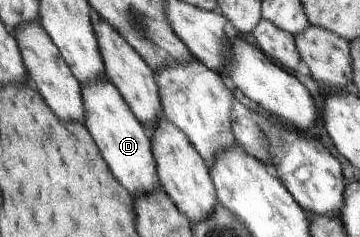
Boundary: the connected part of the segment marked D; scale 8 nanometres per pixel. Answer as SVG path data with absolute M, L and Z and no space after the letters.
M105 75L96 82L81 86L86 115L84 126L90 130L115 179L135 198L158 190L160 184L151 137L125 103L115 84Z

